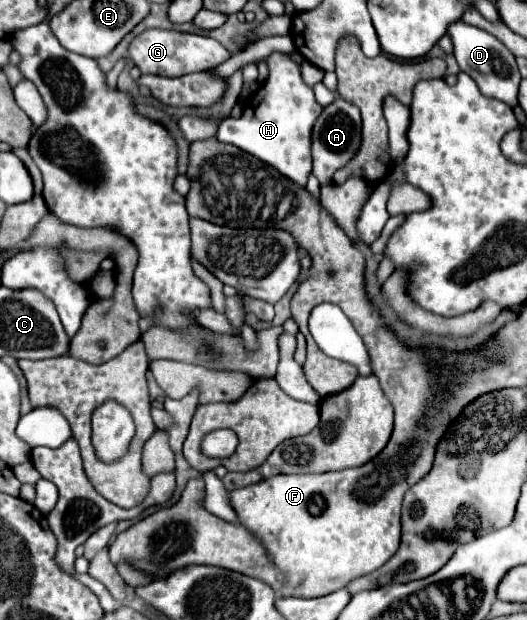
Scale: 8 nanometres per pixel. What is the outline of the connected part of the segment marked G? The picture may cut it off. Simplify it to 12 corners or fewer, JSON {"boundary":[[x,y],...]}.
{"boundary":[[147,29],[129,47],[141,73],[181,77],[231,53],[213,37]]}

